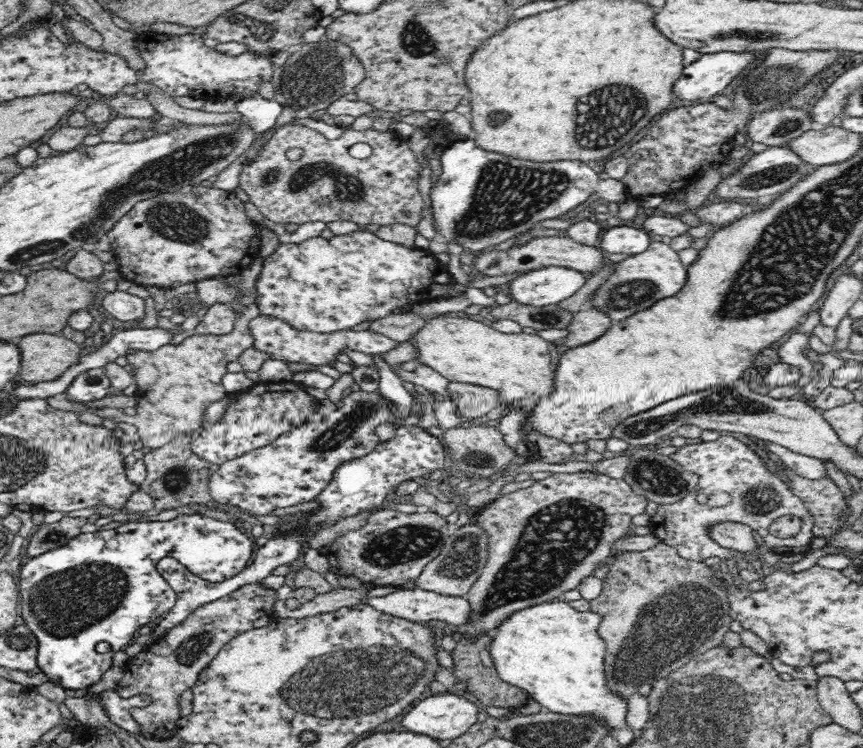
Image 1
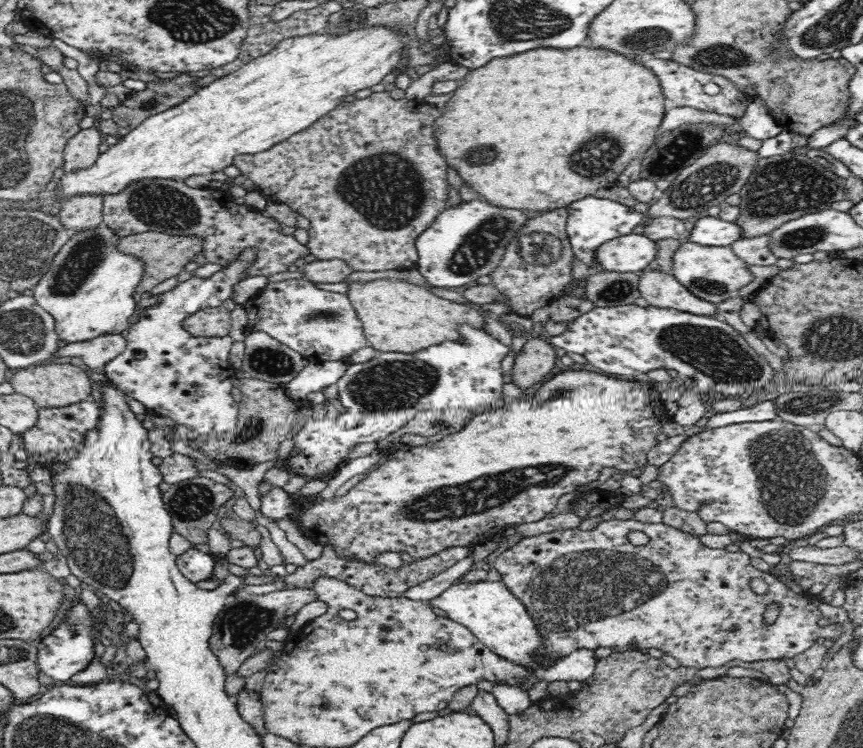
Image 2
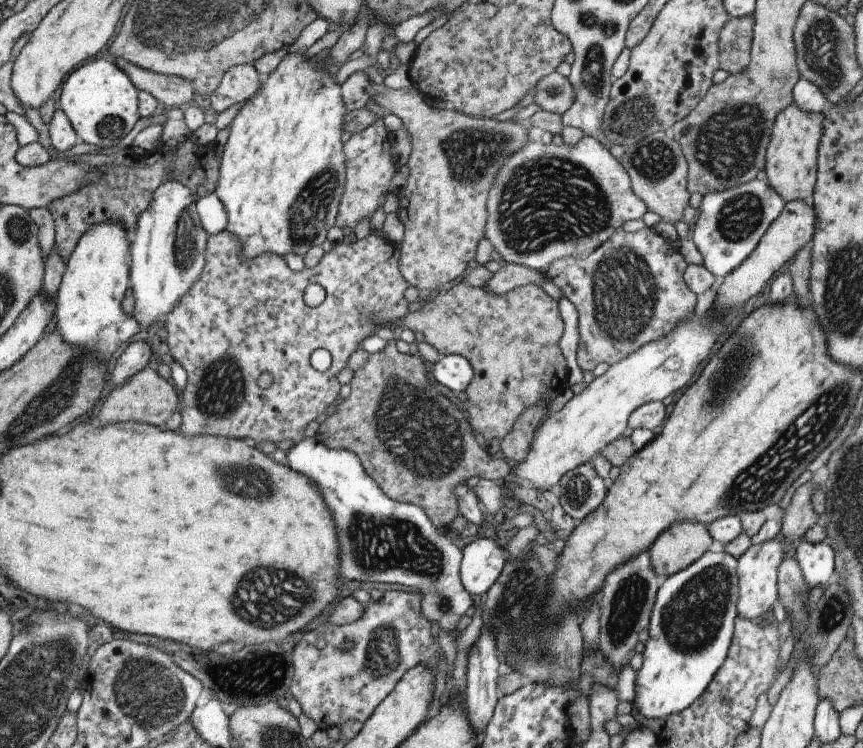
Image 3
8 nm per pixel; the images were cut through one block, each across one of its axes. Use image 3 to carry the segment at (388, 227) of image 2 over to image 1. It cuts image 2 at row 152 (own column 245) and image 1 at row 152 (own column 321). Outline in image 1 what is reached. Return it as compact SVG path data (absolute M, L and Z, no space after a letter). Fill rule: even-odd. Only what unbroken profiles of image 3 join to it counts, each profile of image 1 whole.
M286 124L282 128L278 128L274 134L268 136L266 142L257 150L257 153L249 159L247 162L244 162L242 165L242 171L238 176L238 186L246 192L250 201L252 201L262 213L265 219L270 220L278 224L279 222L283 224L304 224L305 222L336 222L337 220L341 221L352 221L356 222L364 228L375 228L380 226L391 225L393 222L406 223L410 226L416 228L420 220L420 212L422 206L422 197L420 197L420 192L416 189L417 185L412 181L412 178L416 178L422 170L421 160L412 152L408 145L406 145L406 136L399 136L398 134L393 134L392 132L385 131L384 133L376 132L376 130L369 130L367 132L356 132L356 130L351 130L347 128L347 132L342 136L342 138L336 139L327 139L324 135L308 126L300 126L292 124ZM358 142L366 142L372 147L372 153L367 158L355 158L348 153L348 149L353 144L358 144ZM292 148L300 148L302 154L297 161L291 161L288 159L286 152L292 150Z

